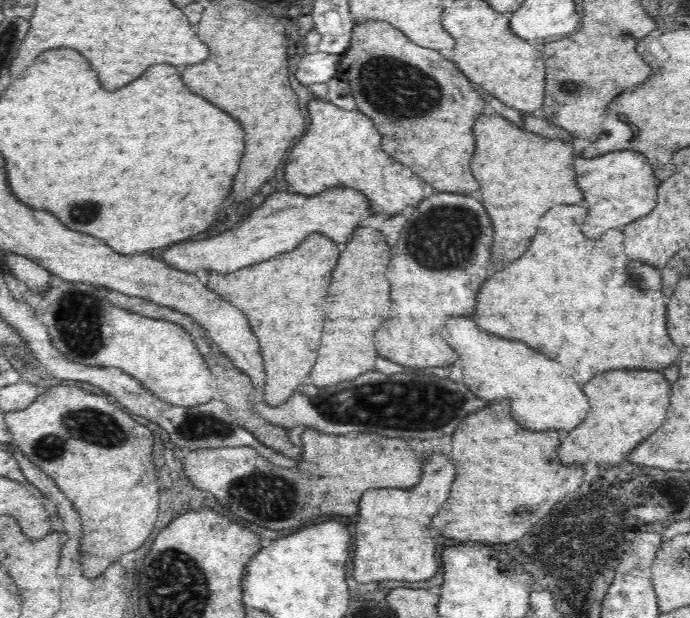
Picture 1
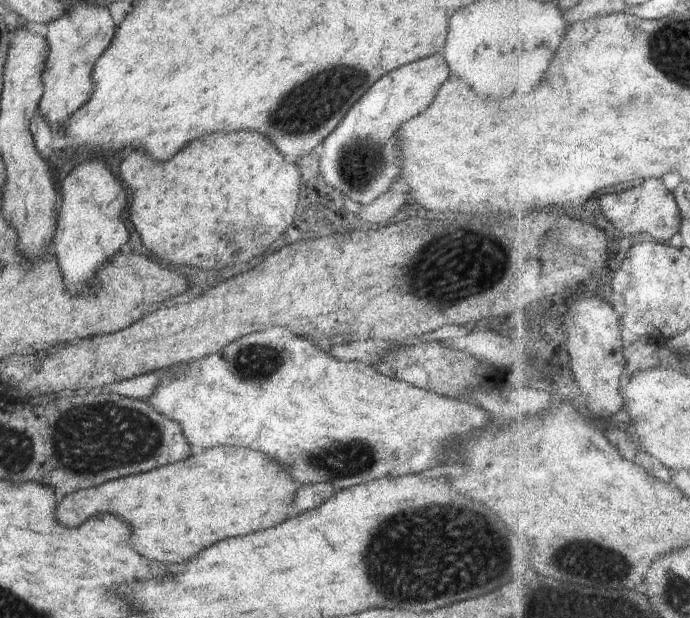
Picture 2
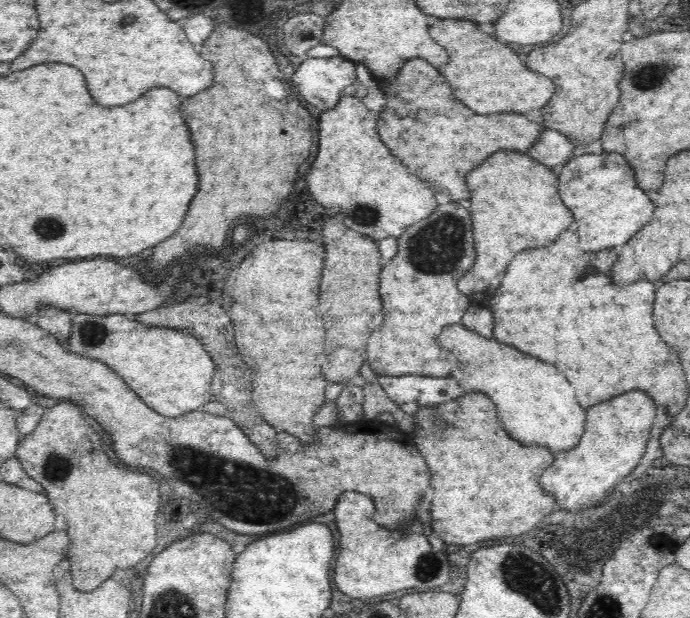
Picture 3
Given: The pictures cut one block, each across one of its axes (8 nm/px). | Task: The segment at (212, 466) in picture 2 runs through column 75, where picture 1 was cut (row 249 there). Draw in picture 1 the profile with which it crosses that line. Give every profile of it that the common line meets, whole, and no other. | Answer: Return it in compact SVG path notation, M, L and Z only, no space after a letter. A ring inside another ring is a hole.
M482 113L474 124L476 154L472 172L480 182L482 204L486 206L494 234L490 272L514 262L530 246L538 220L556 204L576 204L583 192L576 183L574 144L564 139L546 138L515 125L503 116Z

